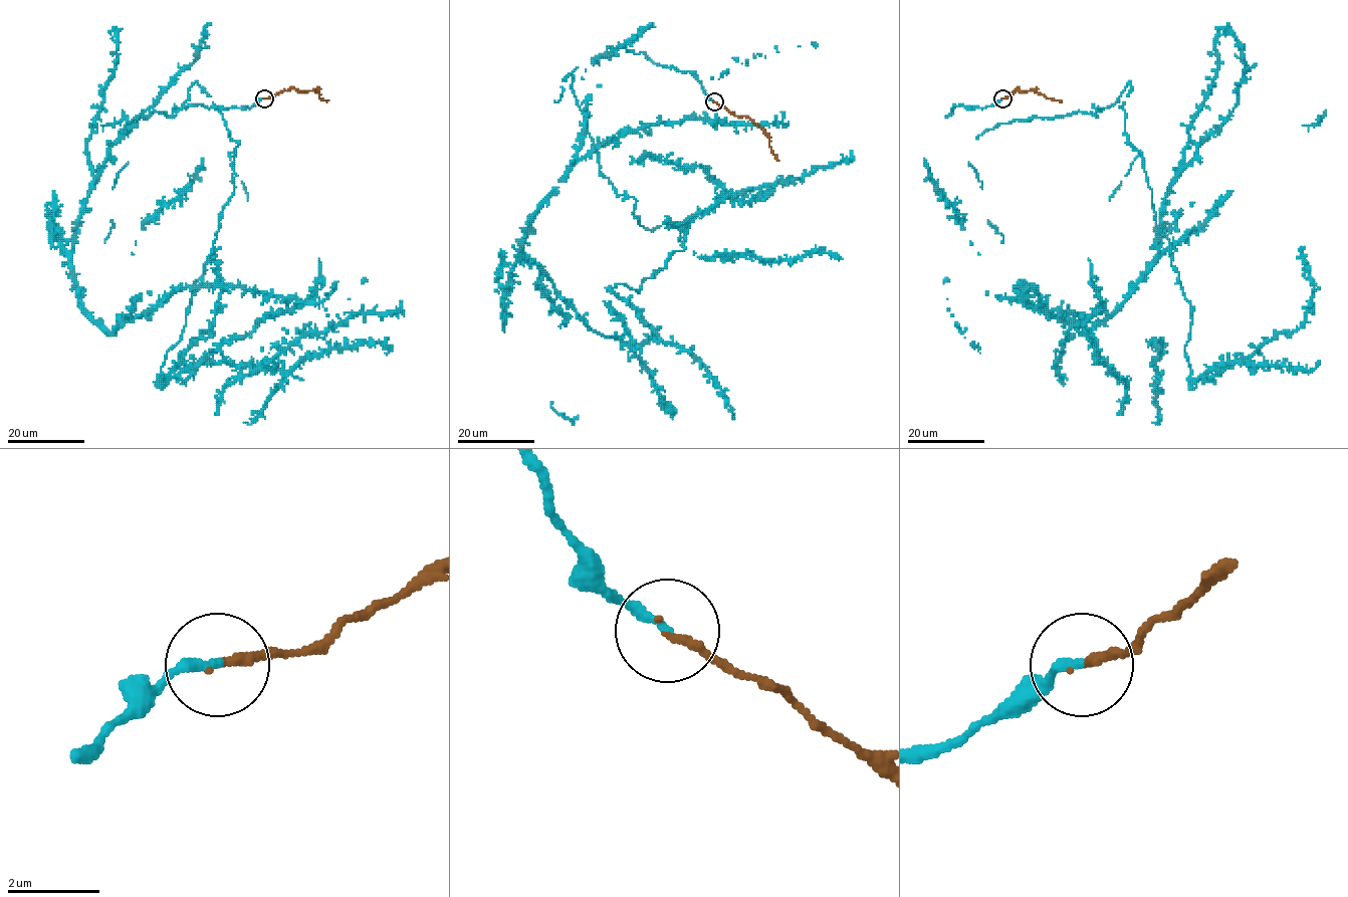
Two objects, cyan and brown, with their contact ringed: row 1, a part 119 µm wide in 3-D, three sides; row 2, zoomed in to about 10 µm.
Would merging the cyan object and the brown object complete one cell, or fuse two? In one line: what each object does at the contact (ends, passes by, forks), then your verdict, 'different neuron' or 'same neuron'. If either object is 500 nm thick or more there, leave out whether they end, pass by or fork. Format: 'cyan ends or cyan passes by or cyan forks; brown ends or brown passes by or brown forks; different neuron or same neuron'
cyan ends; brown ends; same neuron

